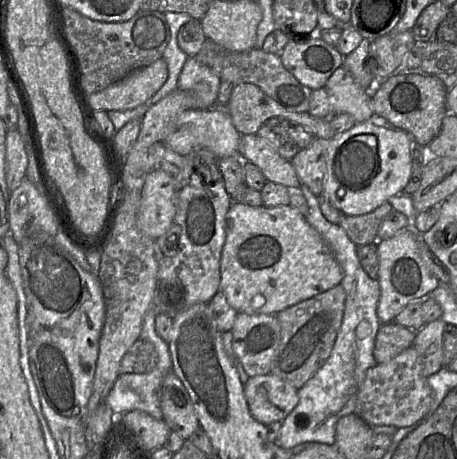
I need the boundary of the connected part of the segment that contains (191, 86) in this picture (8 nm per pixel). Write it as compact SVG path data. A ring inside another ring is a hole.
M190 56L179 75L178 88L196 97L198 109L209 109L217 105L220 83L209 67Z

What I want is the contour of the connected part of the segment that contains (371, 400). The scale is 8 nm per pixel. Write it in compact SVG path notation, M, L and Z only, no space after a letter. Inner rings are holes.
M414 346L402 351L387 363L377 363L368 369L357 395L355 414L369 426L412 426L429 411L433 391L427 378L422 374L421 359Z

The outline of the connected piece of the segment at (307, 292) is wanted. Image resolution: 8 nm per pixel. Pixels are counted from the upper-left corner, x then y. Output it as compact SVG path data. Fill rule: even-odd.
M233 202L226 214L220 290L238 313L273 314L341 283L343 271L320 234L292 206L251 207Z

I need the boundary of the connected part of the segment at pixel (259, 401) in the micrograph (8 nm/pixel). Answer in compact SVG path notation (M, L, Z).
M272 373L249 377L244 394L251 415L264 425L282 422L299 401L298 389Z

